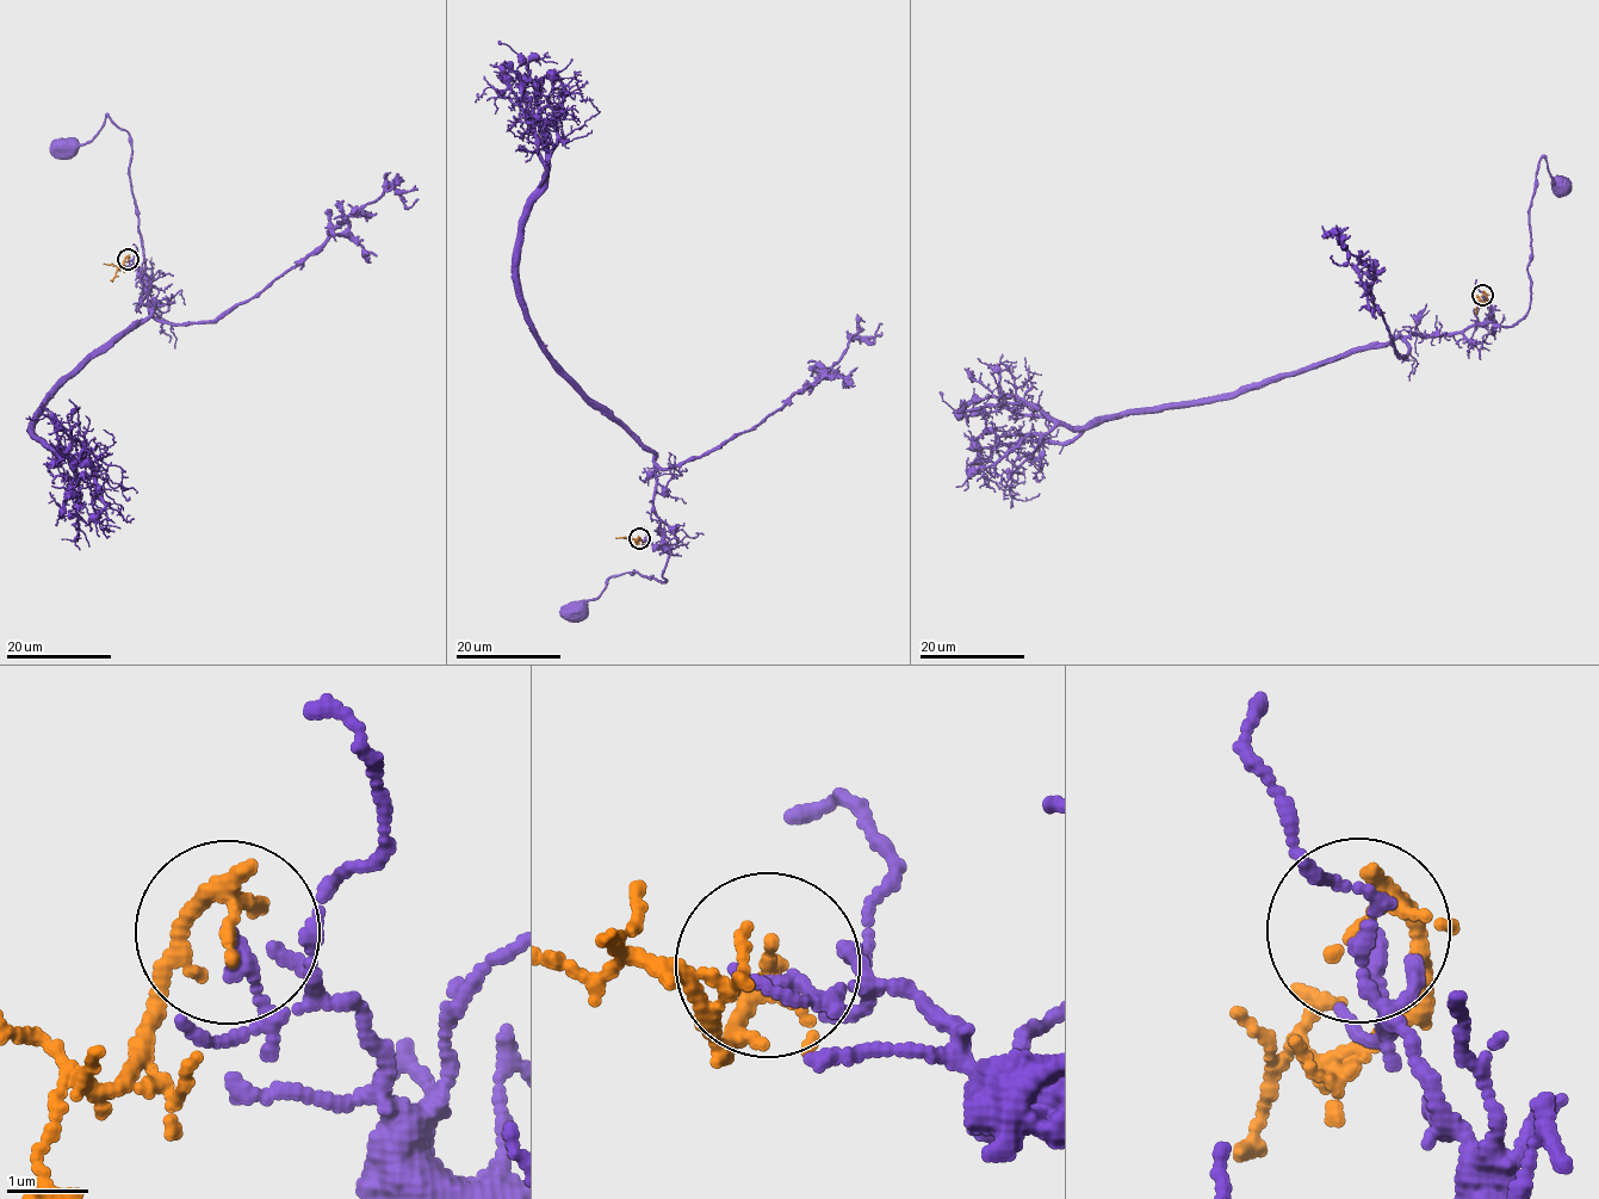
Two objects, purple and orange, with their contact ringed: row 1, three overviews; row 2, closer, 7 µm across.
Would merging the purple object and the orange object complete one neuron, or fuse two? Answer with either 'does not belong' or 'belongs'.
does not belong

